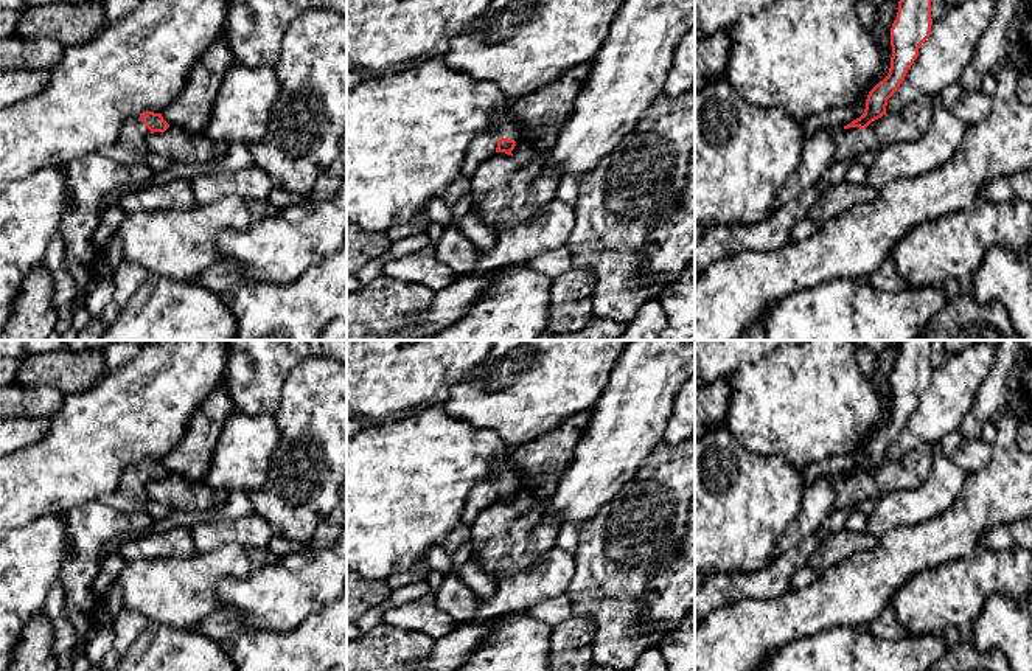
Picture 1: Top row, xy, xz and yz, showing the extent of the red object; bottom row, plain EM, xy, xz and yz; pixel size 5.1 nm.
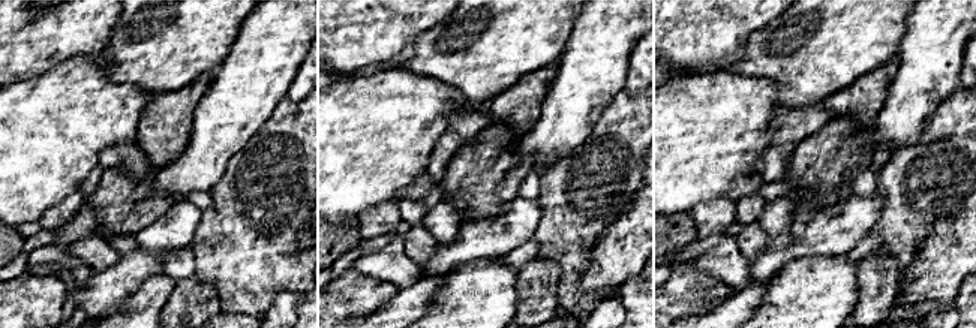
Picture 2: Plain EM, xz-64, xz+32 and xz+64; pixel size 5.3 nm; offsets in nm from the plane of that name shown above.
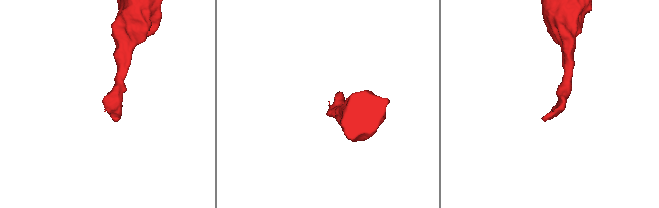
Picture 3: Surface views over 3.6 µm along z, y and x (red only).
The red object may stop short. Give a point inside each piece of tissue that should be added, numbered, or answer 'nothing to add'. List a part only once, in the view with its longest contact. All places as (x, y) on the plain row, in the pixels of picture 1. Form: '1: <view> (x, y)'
1: xz (484, 494)

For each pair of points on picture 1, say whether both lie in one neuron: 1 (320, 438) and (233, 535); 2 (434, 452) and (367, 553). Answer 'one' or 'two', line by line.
1: one
2: one

